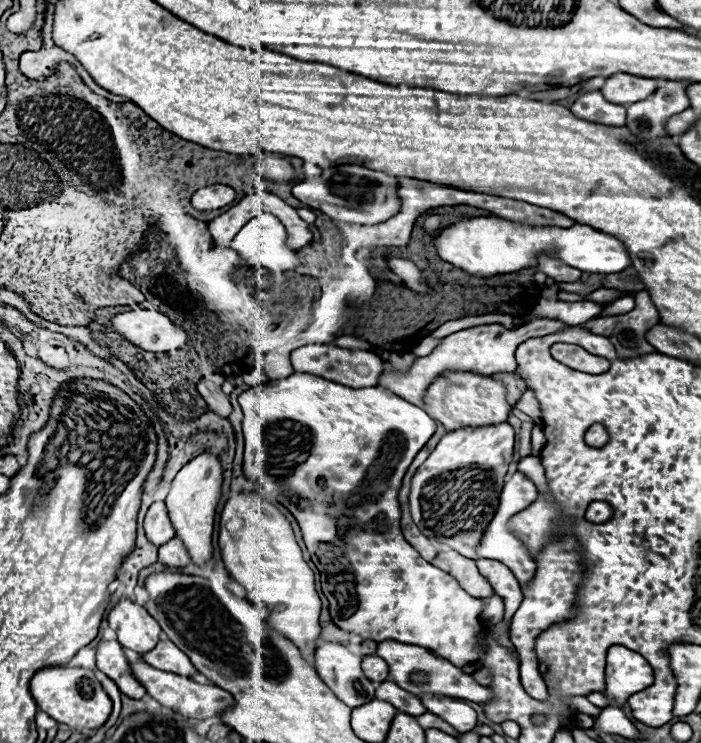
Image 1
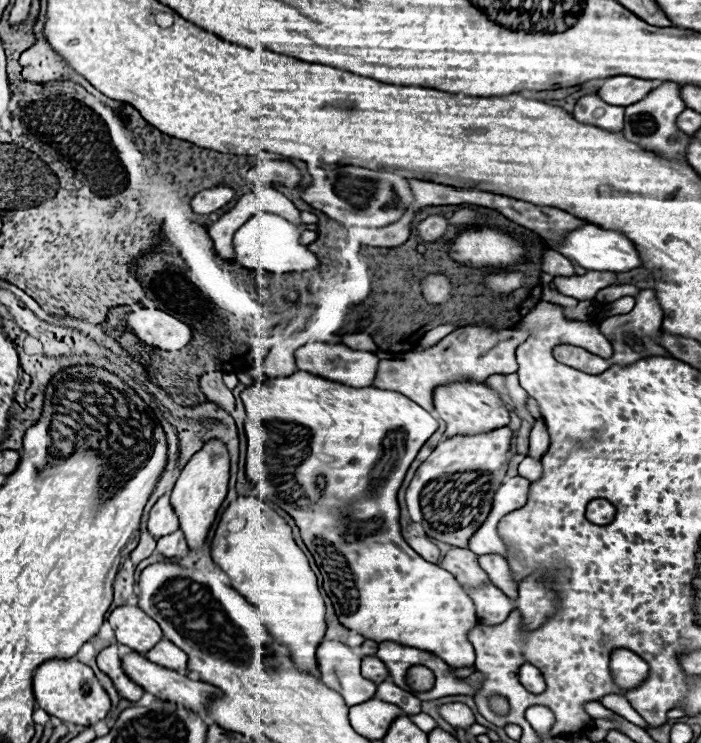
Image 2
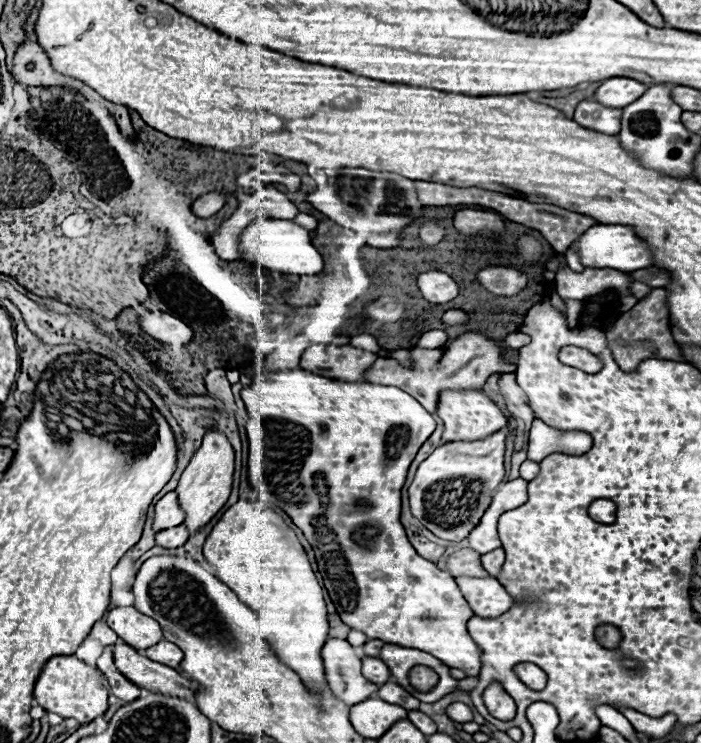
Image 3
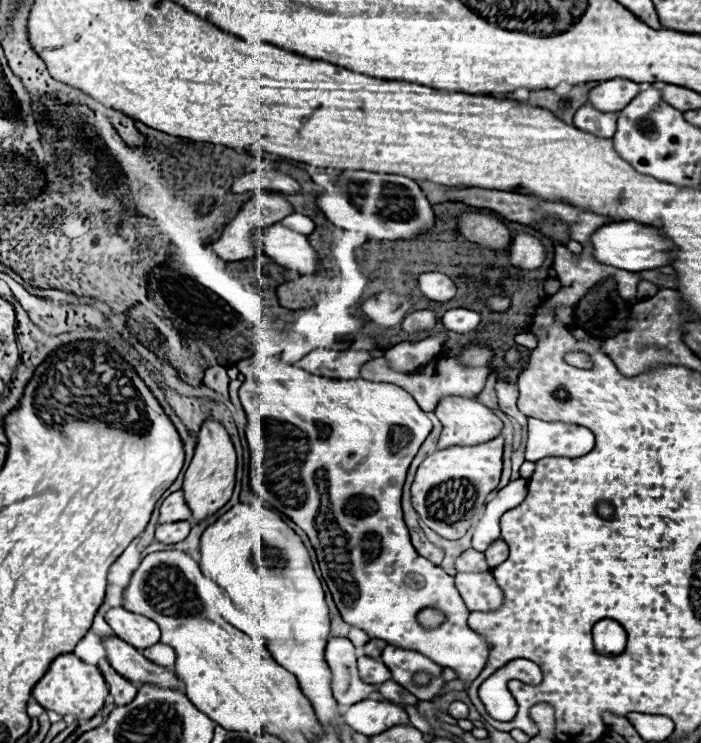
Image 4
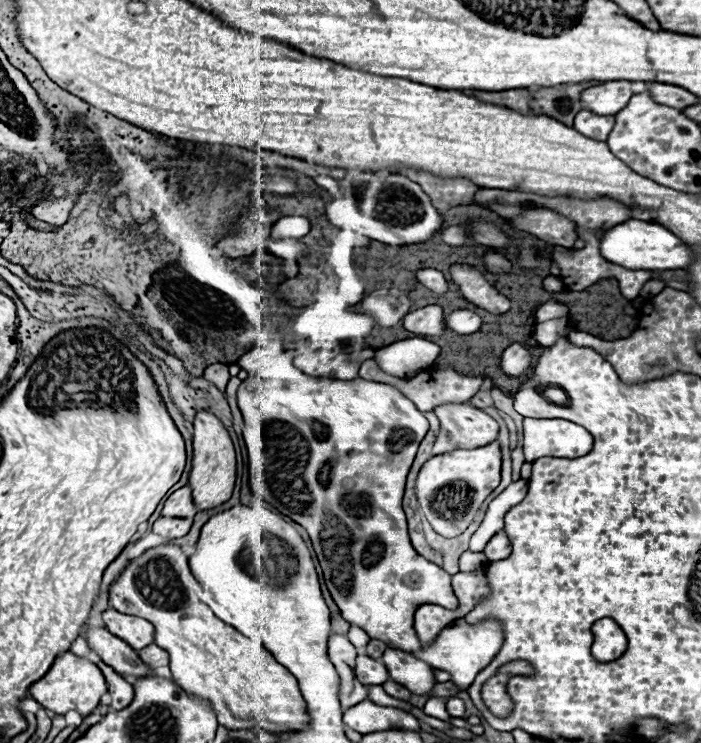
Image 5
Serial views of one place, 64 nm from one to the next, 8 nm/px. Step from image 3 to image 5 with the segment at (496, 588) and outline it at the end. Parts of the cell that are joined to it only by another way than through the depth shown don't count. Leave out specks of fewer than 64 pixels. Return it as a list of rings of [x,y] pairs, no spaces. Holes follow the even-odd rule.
[[[482,570],[454,574],[452,576],[452,586],[454,586],[454,592],[460,600],[460,608],[456,610],[458,618],[466,616],[476,604],[482,602],[482,598],[490,596],[488,578],[486,578],[486,574],[482,574]]]

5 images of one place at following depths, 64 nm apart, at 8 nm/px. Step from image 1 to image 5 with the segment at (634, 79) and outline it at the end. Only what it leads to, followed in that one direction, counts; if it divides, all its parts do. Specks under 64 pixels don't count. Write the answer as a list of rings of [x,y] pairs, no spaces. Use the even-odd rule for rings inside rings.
[[[612,80],[600,86],[592,86],[582,92],[582,106],[592,110],[594,114],[618,114],[634,96],[632,82],[628,80]]]

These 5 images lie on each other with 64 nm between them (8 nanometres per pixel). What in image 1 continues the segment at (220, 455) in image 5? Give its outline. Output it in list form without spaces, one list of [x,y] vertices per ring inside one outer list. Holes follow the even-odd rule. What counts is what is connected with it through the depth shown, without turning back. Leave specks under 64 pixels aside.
[[[200,454],[190,460],[172,480],[170,492],[166,496],[166,508],[170,522],[180,536],[184,548],[190,554],[194,566],[212,566],[212,530],[214,530],[214,512],[220,500],[220,486],[222,486],[222,468],[218,458],[212,454]]]

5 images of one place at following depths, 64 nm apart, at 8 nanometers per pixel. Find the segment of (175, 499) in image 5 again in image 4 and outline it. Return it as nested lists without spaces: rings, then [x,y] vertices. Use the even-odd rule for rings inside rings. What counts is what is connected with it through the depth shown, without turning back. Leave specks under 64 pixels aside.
[[[180,490],[172,492],[160,506],[160,518],[158,518],[158,524],[166,524],[166,522],[182,522],[182,520],[188,520],[192,514],[190,514],[190,508],[186,506],[184,502],[184,494]]]

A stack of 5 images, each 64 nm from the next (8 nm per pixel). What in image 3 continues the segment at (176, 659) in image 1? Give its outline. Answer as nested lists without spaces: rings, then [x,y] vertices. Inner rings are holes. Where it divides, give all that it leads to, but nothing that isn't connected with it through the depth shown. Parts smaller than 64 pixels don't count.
[[[166,640],[158,642],[156,646],[150,646],[148,650],[144,650],[144,654],[148,658],[152,658],[154,662],[160,662],[164,666],[172,666],[174,670],[180,670],[180,664],[184,660],[184,652],[178,646],[174,646],[172,642],[166,642]]]

